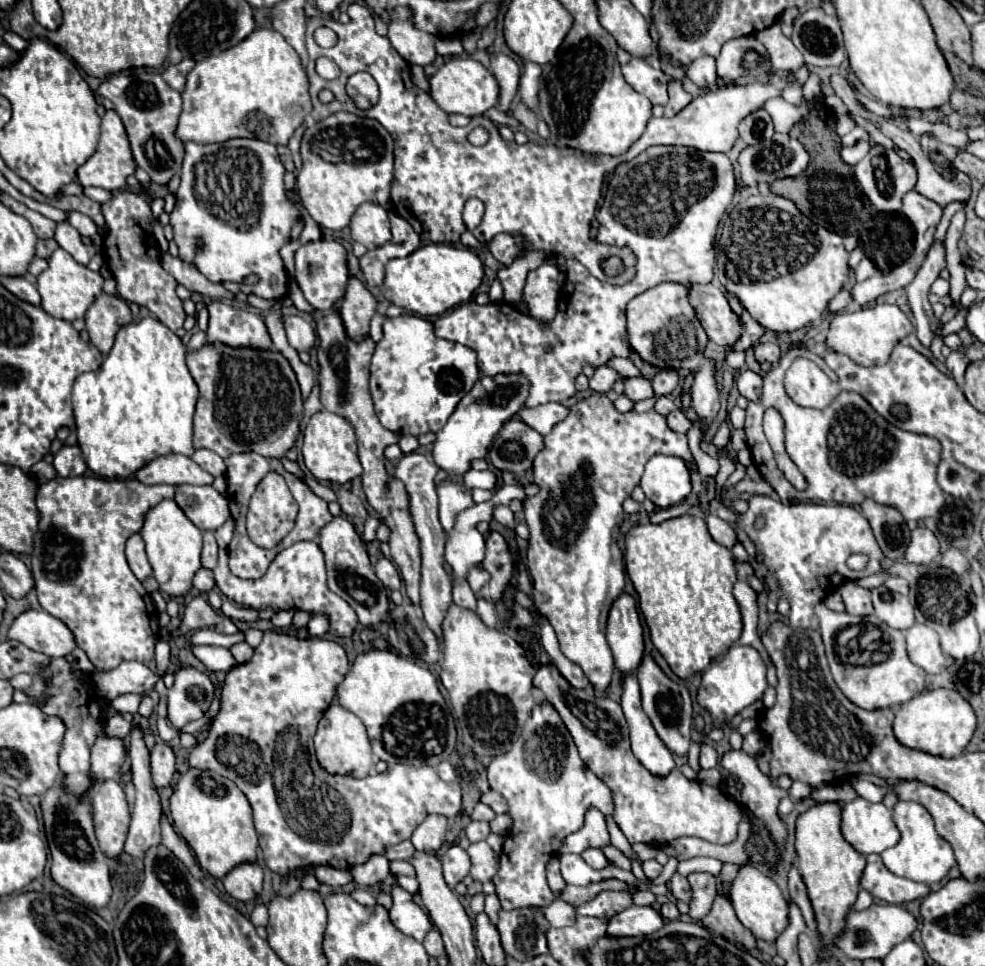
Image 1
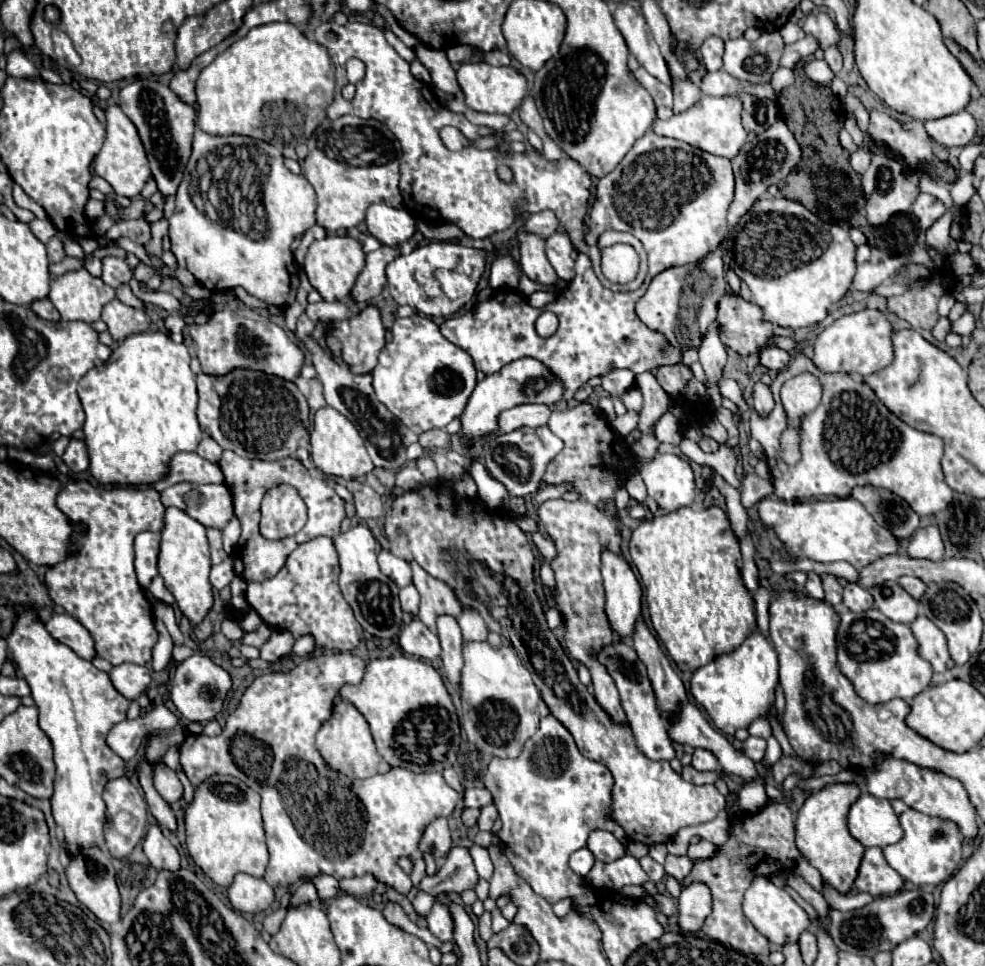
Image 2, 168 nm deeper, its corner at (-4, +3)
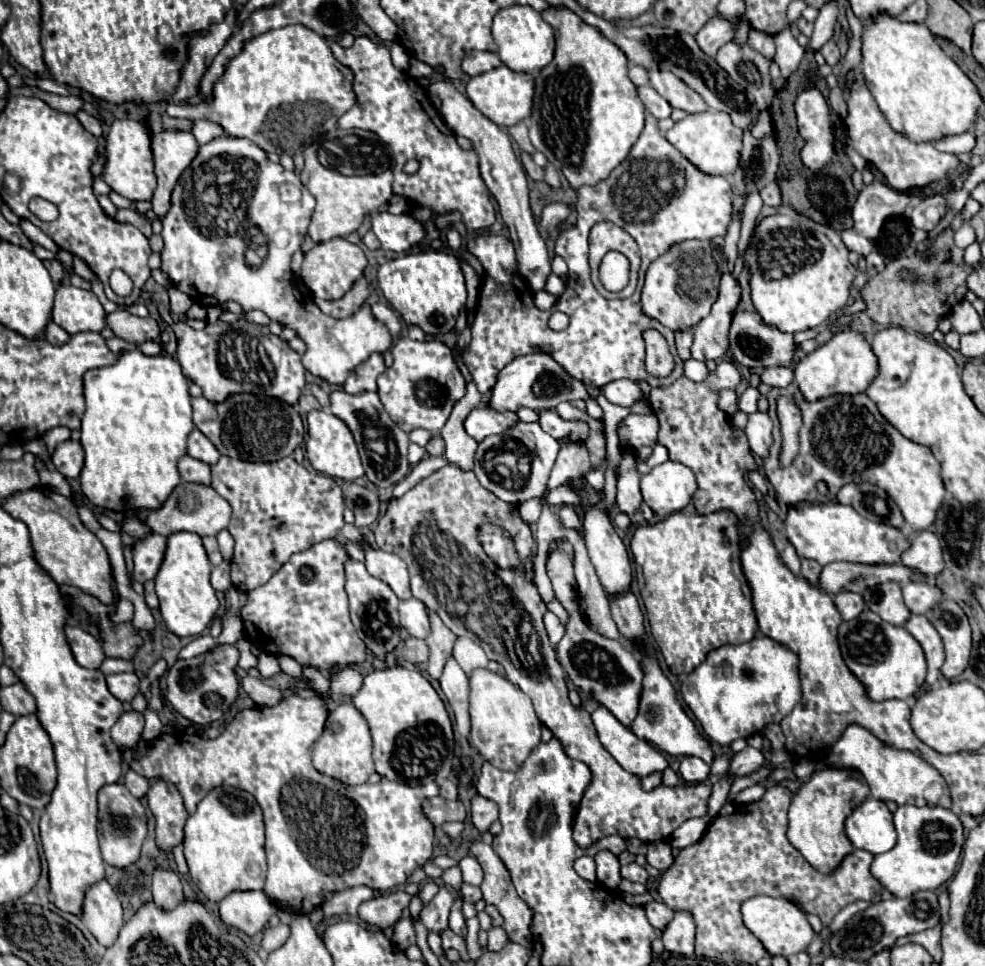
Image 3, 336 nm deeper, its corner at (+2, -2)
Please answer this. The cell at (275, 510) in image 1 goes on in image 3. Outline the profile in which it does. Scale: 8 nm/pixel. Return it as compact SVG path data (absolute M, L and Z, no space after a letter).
M233 394L225 402L215 404L201 398L193 398L193 424L215 444L215 448L231 458L241 458L249 462L273 462L281 460L303 442L305 430L299 414L293 406L253 394Z

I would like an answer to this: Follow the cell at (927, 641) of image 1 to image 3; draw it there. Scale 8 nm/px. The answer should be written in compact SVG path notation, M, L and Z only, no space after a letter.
M911 614L909 620L905 622L905 628L913 634L913 638L923 646L925 650L925 658L927 658L927 684L935 684L939 678L939 668L945 660L945 652L943 652L943 642L939 632L935 630L935 626L927 620L927 616L919 616L919 614Z

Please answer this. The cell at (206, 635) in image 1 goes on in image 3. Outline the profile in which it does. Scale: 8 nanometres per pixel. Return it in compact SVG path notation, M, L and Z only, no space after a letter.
M261 654L257 668L259 668L259 672L263 678L271 678L271 676L281 672L278 660L272 654Z

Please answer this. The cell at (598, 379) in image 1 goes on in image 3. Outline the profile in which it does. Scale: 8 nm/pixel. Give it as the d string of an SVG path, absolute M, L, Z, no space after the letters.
M615 380L603 386L603 392L611 404L625 406L625 408L631 408L635 402L643 398L641 388L637 386L637 382L631 382L631 380Z

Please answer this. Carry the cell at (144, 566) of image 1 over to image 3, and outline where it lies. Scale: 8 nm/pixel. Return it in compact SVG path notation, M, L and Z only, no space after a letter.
M147 534L143 540L137 542L133 550L135 550L133 552L133 562L135 562L133 578L141 584L147 580L153 580L167 550L167 538L159 534Z

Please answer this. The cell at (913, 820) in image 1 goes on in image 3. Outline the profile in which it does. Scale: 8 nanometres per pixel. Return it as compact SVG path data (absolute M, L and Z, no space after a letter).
M899 806L895 812L895 828L899 834L897 844L889 852L877 854L871 864L871 874L883 884L883 888L887 888L897 898L907 898L919 890L937 890L941 884L945 884L949 878L953 878L957 860L961 854L961 846L965 842L963 824L953 810L939 808L939 806L923 806L923 808Z

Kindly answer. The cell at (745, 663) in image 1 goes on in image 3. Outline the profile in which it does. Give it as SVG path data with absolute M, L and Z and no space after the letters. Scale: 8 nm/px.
M759 634L751 642L727 644L717 650L711 650L701 666L697 666L681 684L681 696L699 720L705 736L717 744L731 744L737 738L749 738L759 734L767 724L779 724L791 708L801 700L801 682L797 670L799 658L787 646Z

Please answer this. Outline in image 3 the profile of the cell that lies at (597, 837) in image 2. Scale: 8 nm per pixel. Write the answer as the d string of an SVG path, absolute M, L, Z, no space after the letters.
M603 850L595 856L597 862L597 882L601 886L605 886L609 892L619 892L619 860L615 854Z

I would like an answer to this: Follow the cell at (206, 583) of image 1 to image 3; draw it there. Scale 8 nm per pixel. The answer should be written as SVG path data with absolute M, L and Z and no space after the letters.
M221 562L219 566L213 568L213 574L211 574L211 584L217 592L227 592L233 584L229 580L229 562Z

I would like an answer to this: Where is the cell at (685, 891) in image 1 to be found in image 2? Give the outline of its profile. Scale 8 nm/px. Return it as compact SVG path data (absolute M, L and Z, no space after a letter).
M667 855L665 871L667 871L667 875L675 877L677 881L683 881L683 879L691 873L691 867L693 867L693 863L689 861L689 857L675 857L675 855Z

